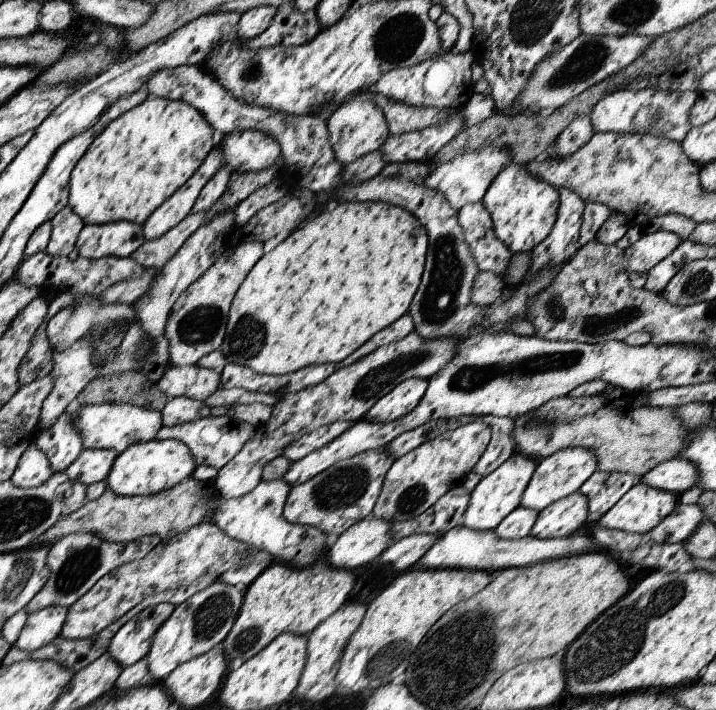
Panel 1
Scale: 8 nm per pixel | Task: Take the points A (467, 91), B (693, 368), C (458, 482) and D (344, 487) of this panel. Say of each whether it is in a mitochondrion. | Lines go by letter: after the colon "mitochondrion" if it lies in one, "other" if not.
A: other
B: other
C: other
D: mitochondrion

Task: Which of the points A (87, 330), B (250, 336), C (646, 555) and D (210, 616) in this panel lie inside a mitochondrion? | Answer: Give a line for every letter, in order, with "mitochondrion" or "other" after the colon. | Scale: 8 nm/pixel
A: mitochondrion
B: mitochondrion
C: other
D: mitochondrion

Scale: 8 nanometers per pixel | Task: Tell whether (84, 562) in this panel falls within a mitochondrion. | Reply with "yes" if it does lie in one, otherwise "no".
yes

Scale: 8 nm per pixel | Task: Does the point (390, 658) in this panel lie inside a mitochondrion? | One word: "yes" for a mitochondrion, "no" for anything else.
yes

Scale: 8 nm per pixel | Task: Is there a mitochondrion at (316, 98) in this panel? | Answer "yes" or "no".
no

